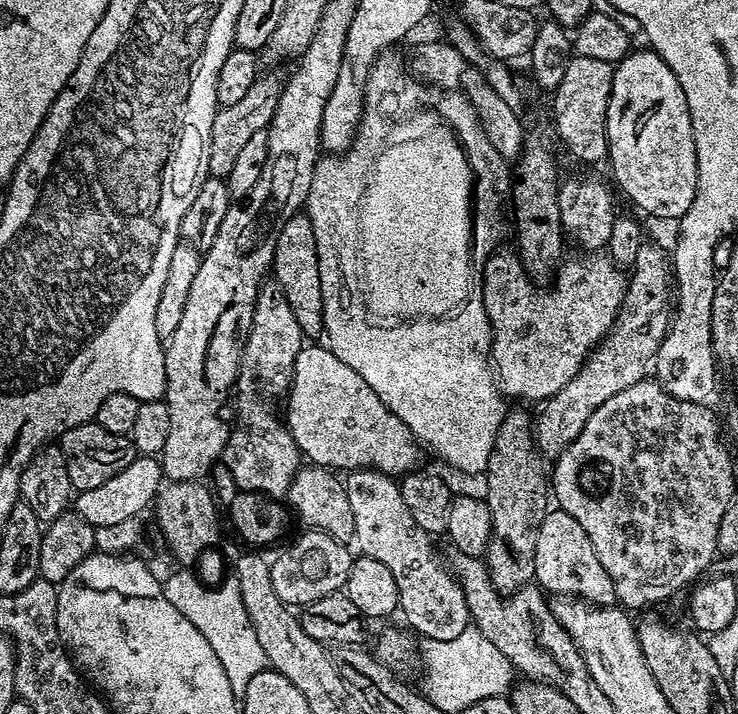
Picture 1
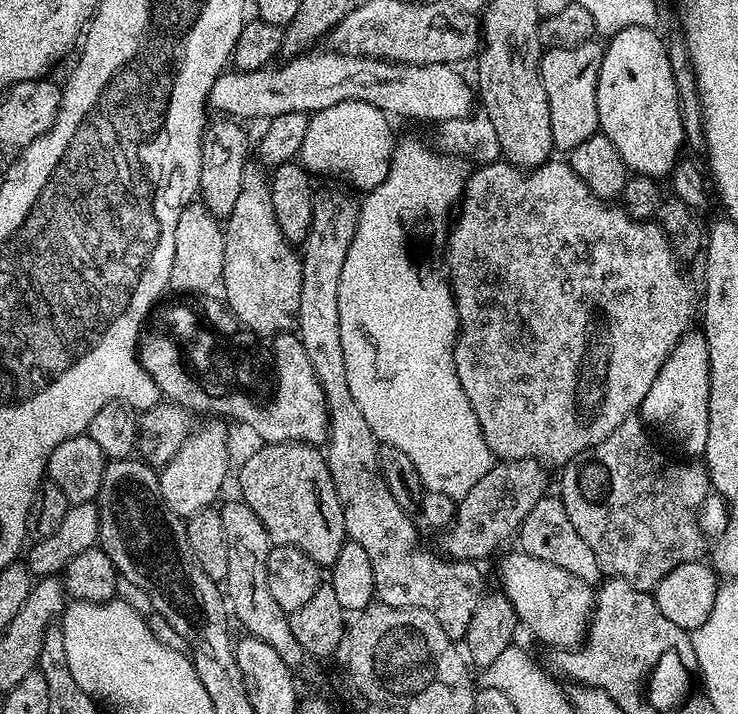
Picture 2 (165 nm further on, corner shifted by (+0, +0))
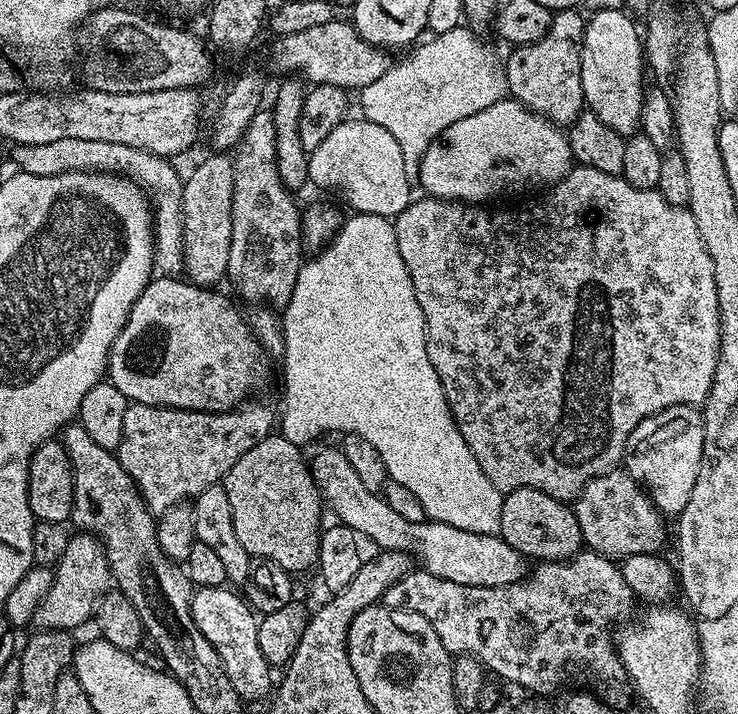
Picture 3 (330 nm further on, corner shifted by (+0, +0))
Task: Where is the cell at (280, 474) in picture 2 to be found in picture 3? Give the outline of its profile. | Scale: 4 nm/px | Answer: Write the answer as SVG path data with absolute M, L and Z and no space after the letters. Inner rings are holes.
M267 436L262 438L262 442L258 442L258 446L246 450L246 454L242 454L242 458L238 458L234 466L230 466L227 476L222 481L226 498L230 498L234 532L238 534L238 542L242 542L242 550L246 550L250 557L261 556L278 562L278 566L282 566L290 574L304 572L316 564L322 531L320 490L315 478L312 477L305 453L300 452L303 452L301 445L290 442L285 436Z

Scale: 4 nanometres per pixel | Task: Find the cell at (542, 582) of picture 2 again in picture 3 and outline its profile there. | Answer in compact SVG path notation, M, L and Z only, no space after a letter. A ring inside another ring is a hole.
M324 446L309 455L309 468L312 477L319 487L323 503L334 512L333 516L339 523L350 526L357 535L372 540L383 551L399 551L411 554L421 567L434 577L446 578L447 581L455 582L464 586L498 586L519 583L525 577L525 557L514 550L499 535L474 534L472 531L458 530L457 527L446 523L425 520L422 523L408 522L406 518L399 517L388 503L379 494L372 492L359 480L358 474L351 469L350 462L346 460L343 449Z

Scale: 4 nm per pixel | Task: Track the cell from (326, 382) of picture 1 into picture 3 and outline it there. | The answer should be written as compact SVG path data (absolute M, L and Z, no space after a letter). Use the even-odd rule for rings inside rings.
M163 274L149 280L148 285L142 290L142 294L138 294L118 338L114 338L112 349L108 355L107 379L114 386L118 386L118 390L122 390L122 394L126 394L128 401L133 404L159 404L161 408L181 408L191 412L228 412L231 408L236 408L249 399L251 392L248 391L255 386L256 372L263 370L266 356L261 349L260 341L252 333L245 313L243 311L240 313L222 293L216 291L220 290L213 290L211 287L191 283L184 278Z

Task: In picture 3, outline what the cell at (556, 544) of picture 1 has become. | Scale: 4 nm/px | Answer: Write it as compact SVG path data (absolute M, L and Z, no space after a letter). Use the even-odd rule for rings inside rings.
M519 488L504 496L498 535L523 557L533 556L539 562L566 560L582 548L575 511L565 501L550 498L550 494L542 494L542 490L533 488Z

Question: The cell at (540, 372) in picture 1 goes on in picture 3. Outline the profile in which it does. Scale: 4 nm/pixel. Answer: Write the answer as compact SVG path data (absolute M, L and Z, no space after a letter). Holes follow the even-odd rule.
M573 166L557 184L551 185L544 194L545 196L537 204L528 204L525 208L504 208L501 212L496 208L488 208L492 206L461 204L459 200L439 200L437 196L425 195L424 200L413 199L412 203L406 206L406 210L402 210L394 217L394 223L398 238L398 254L402 254L402 262L410 274L410 282L414 282L414 298L418 298L418 306L422 306L422 314L426 322L428 357L442 382L442 390L448 399L454 422L458 426L462 438L466 438L466 446L470 446L470 454L474 454L474 458L478 458L478 466L482 466L482 474L486 474L486 478L490 478L490 482L494 482L494 486L501 494L507 494L519 488L533 488L542 490L542 494L550 494L550 498L572 502L596 476L613 471L621 463L628 435L632 433L634 426L638 426L640 420L658 414L670 406L679 404L700 406L707 400L720 353L718 286L714 282L714 262L710 262L710 253L706 250L706 242L702 242L702 234L698 234L698 222L694 222L694 214L683 204L671 204L655 188L630 186L630 182L626 182L623 175L602 174L602 170Z

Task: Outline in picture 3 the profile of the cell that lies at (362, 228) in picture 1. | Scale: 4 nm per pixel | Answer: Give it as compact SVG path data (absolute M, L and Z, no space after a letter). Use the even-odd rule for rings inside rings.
M352 214L341 223L338 234L325 248L315 253L313 260L305 259L300 266L298 282L294 282L294 294L290 294L290 302L282 309L282 331L284 333L284 416L279 417L278 432L290 442L304 446L307 440L315 438L319 432L340 432L347 434L356 432L378 454L382 454L382 462L386 462L388 479L406 486L418 502L422 502L422 510L429 521L446 523L458 530L472 531L474 534L497 535L502 522L502 502L504 496L496 489L494 482L482 474L482 466L478 466L478 458L470 454L470 446L466 446L466 438L458 430L448 405L446 394L442 390L442 382L434 370L426 350L426 322L422 314L422 306L418 306L418 298L414 298L414 282L410 282L410 274L402 262L402 254L398 254L398 238L395 223L387 216L365 216Z

